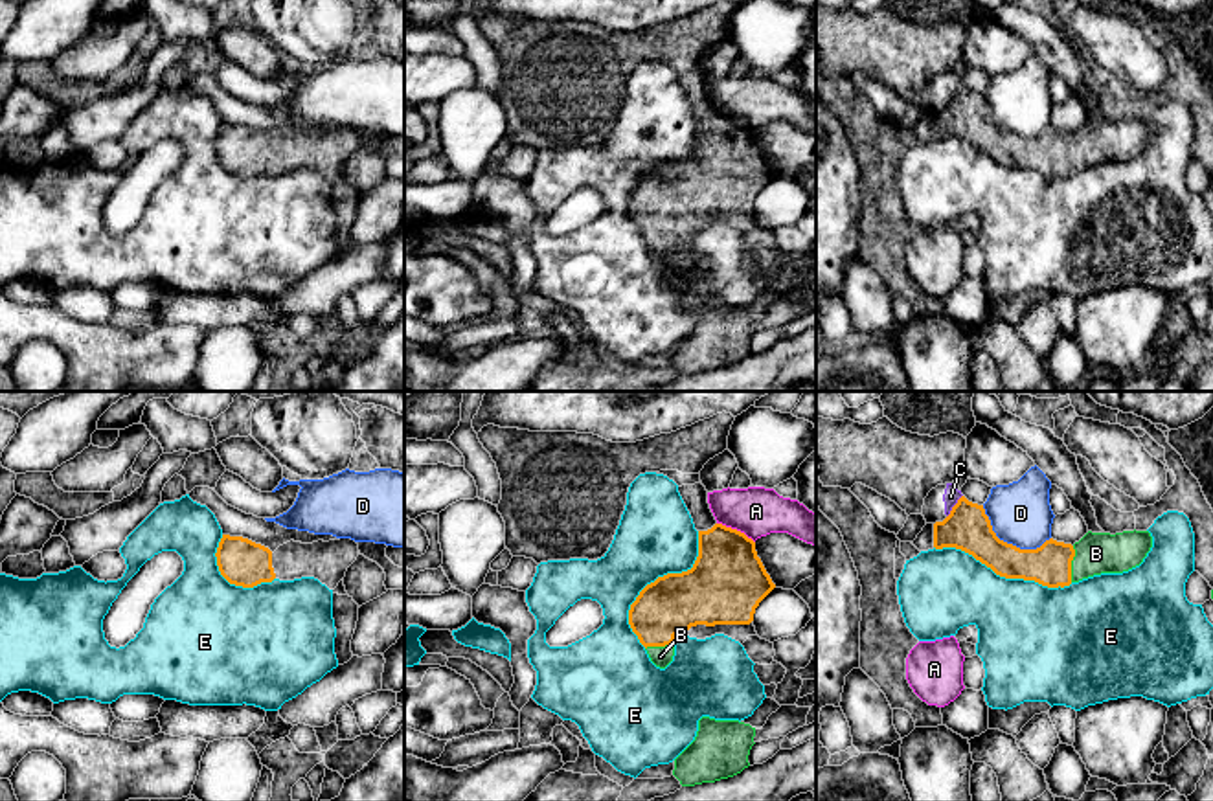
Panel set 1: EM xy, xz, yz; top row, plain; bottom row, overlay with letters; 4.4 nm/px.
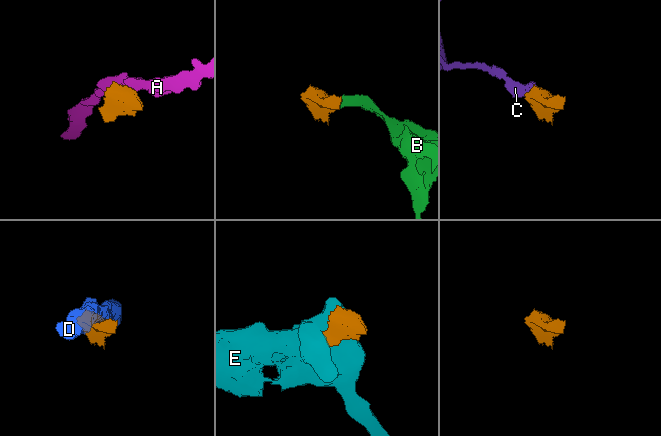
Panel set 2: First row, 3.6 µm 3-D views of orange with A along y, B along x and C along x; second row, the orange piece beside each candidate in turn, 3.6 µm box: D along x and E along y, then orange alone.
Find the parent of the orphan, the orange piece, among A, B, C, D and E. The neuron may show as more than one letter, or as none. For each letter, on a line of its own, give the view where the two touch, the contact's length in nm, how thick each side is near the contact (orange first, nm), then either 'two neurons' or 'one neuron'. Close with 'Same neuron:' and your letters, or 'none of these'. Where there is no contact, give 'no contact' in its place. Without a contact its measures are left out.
A: contact in xz; length 190 nm; calibres 340 and 220 nm; two neurons
B: contact in yz; length 160 nm; calibres 190 and 180 nm; one neuron
C: contact in yz; length 120 nm; calibres 200 and 70 nm; two neurons
D: contact in yz; length 340 nm; calibres 200 and 260 nm; two neurons
E: contact in xz; length 550 nm; calibres 280 and 340 nm; two neurons
Same neuron: B

